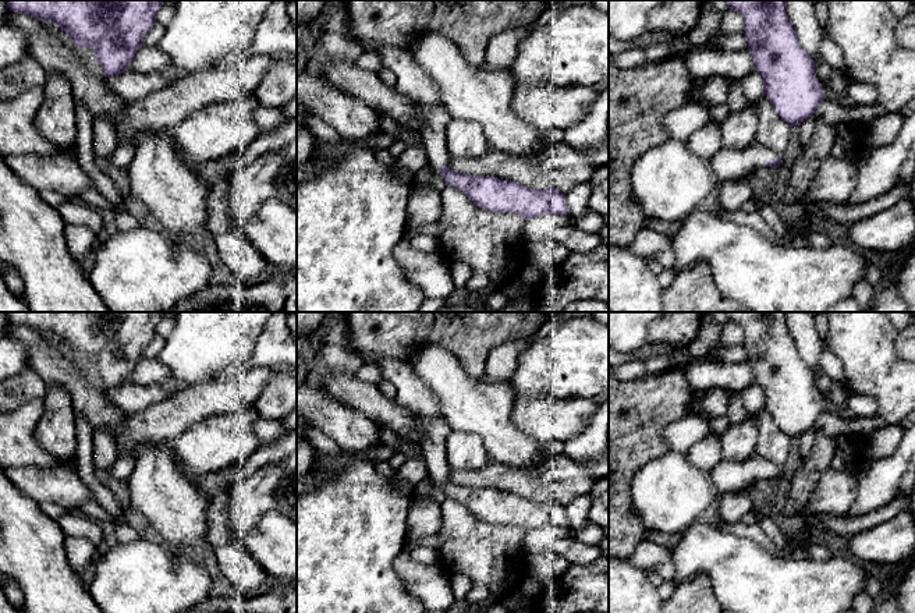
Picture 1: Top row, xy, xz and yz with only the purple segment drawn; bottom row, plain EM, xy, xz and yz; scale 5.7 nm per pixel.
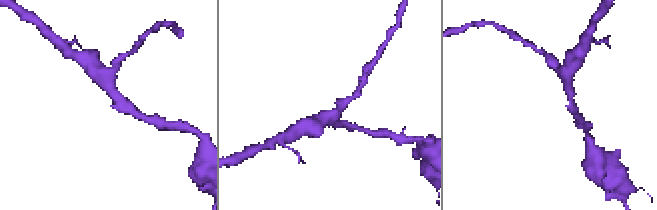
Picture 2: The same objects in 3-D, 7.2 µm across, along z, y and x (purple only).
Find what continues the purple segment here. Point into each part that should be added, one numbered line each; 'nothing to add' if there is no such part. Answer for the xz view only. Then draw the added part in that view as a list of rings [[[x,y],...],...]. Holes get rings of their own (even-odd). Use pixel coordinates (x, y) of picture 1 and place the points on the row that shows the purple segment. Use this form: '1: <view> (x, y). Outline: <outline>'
1: xz (435, 119). Outline: [[[408,98],[407,100],[422,123],[419,143],[425,149],[428,163],[439,169],[446,166],[450,157],[446,146],[446,128],[451,121],[448,111],[443,106],[426,106]]]

